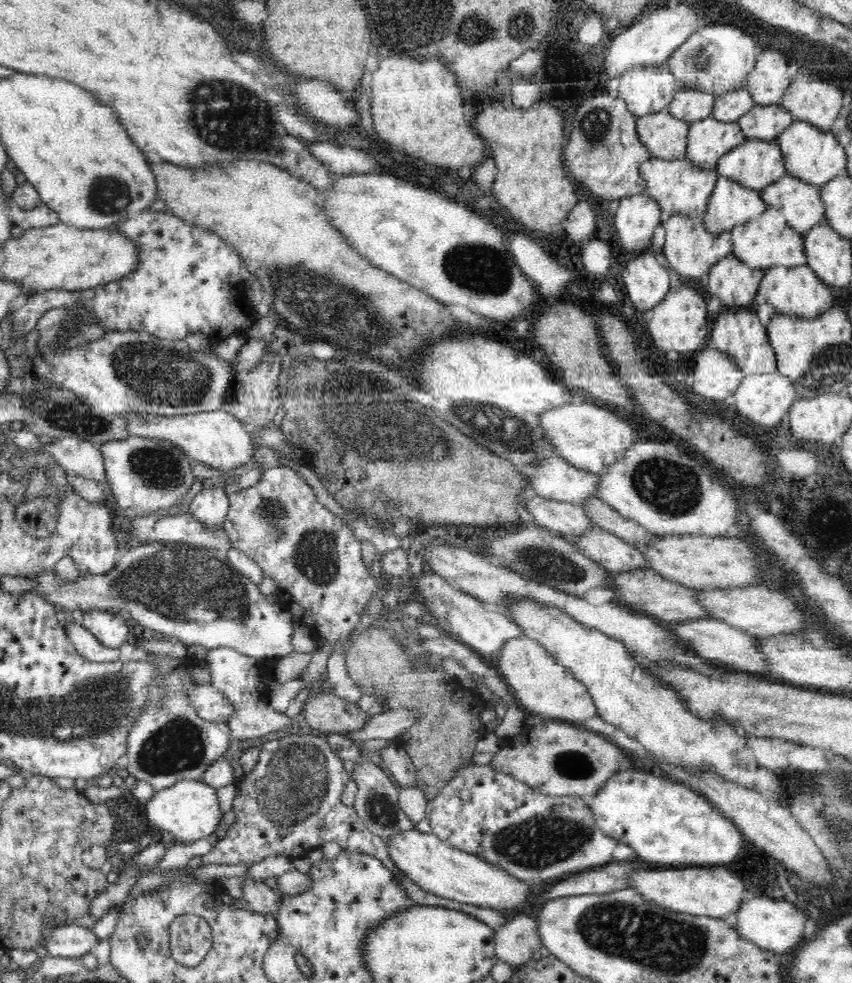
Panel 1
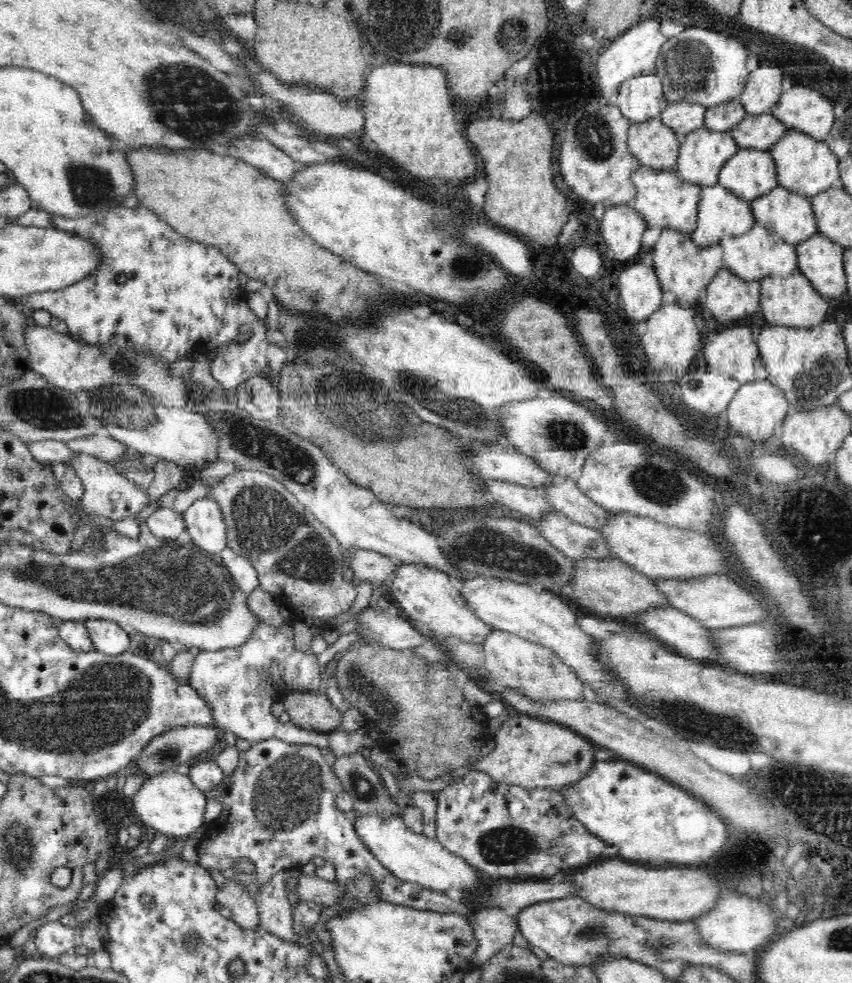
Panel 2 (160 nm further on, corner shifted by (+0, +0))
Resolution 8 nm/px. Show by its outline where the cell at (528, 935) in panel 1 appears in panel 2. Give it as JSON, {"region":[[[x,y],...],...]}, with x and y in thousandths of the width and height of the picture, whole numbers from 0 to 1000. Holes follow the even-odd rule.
{"region":[[[568,923],[559,925],[549,935],[554,937],[554,945],[559,945],[559,953],[563,962],[556,970],[556,979],[563,984],[580,975],[587,966],[603,960],[603,952],[610,948],[606,933],[594,930],[587,923]]]}

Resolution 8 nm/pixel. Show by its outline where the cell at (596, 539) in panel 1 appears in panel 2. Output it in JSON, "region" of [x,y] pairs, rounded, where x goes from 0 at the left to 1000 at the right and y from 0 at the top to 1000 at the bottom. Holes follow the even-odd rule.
{"region":[[[657,521],[638,525],[627,535],[657,561],[675,571],[683,568],[723,568],[711,546],[698,537],[671,531]]]}

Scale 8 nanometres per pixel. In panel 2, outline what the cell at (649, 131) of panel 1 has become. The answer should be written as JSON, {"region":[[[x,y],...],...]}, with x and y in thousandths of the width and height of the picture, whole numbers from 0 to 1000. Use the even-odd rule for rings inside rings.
{"region":[[[776,118],[742,125],[738,131],[737,150],[751,162],[752,168],[768,172],[790,173],[798,159],[797,138],[781,128]]]}

